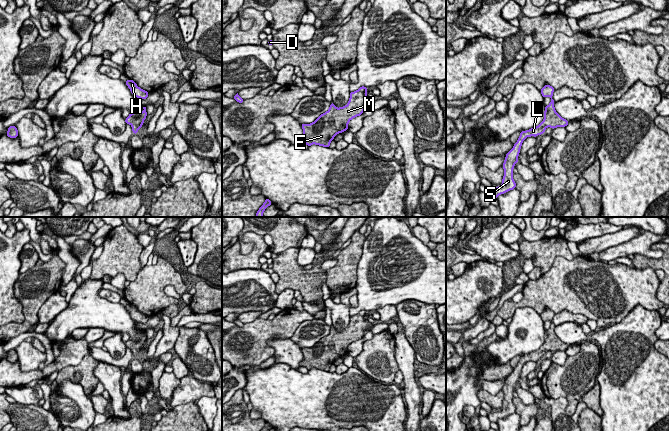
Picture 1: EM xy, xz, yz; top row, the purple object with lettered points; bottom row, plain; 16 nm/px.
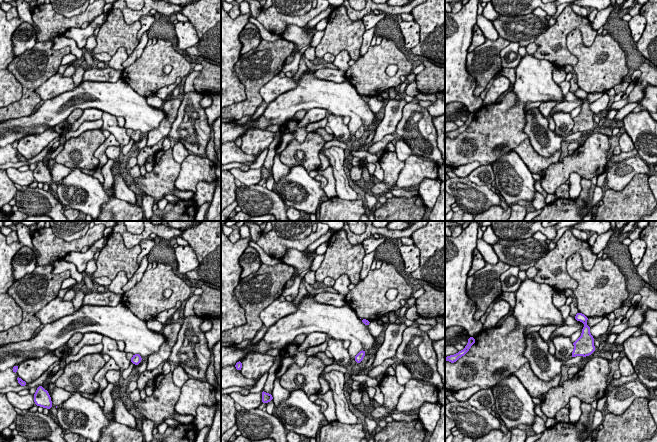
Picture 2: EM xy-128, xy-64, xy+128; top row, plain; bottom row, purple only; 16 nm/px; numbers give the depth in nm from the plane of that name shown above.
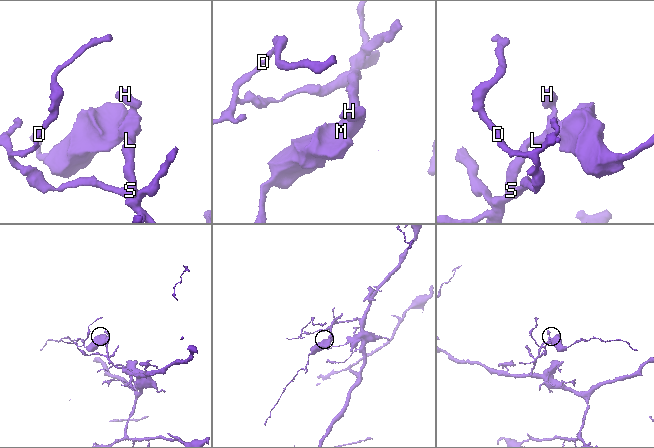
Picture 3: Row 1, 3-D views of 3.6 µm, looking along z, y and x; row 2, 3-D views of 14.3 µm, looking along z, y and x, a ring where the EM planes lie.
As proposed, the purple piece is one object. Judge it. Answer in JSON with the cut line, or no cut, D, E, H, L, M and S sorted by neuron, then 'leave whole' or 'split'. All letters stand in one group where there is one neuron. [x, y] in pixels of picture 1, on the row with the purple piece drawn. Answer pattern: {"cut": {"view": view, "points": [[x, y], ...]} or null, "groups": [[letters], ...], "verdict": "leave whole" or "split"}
{"cut": null, "groups": [["D", "E", "H", "L", "M", "S"]], "verdict": "leave whole"}

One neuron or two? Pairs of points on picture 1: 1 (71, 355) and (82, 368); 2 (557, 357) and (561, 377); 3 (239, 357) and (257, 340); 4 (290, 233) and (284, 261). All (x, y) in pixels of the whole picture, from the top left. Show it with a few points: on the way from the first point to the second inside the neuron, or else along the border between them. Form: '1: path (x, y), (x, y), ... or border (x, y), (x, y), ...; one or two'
1: border (90, 352), (77, 364), (64, 366), (58, 372); two
2: border (567, 356), (562, 365), (552, 361); two
3: path (244, 352), (252, 345); one
4: border (294, 247), (289, 247), (277, 254); two

